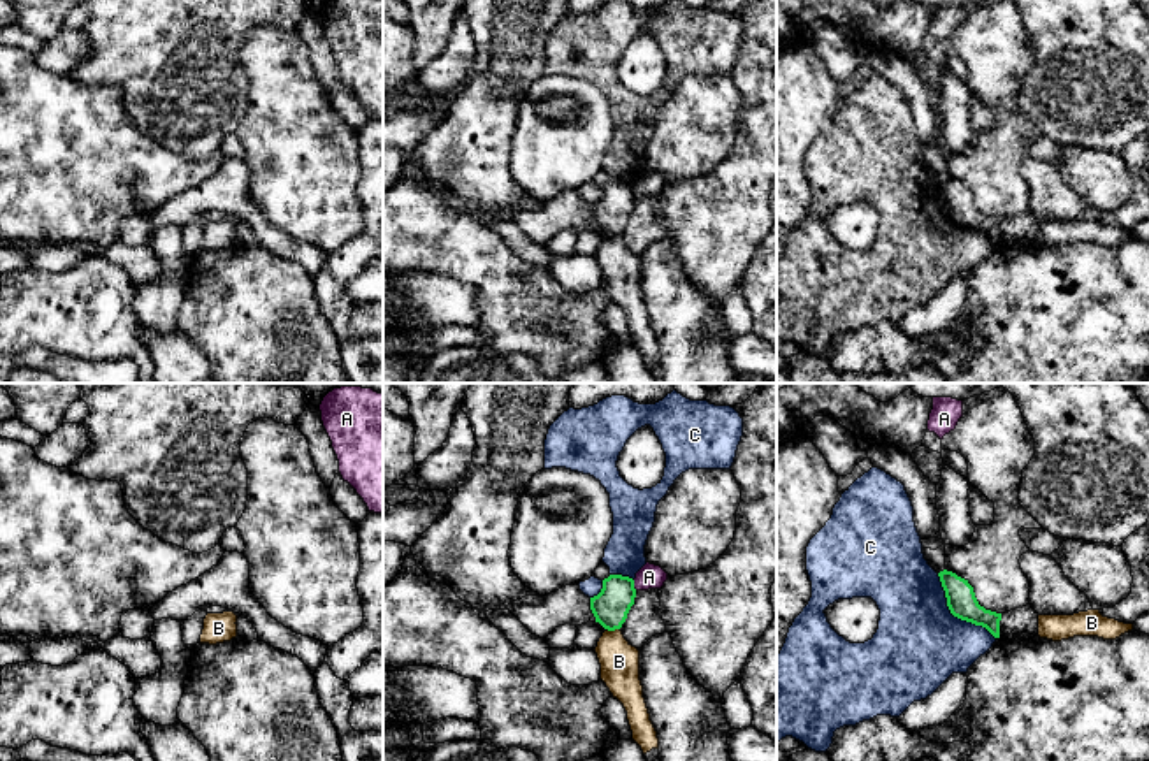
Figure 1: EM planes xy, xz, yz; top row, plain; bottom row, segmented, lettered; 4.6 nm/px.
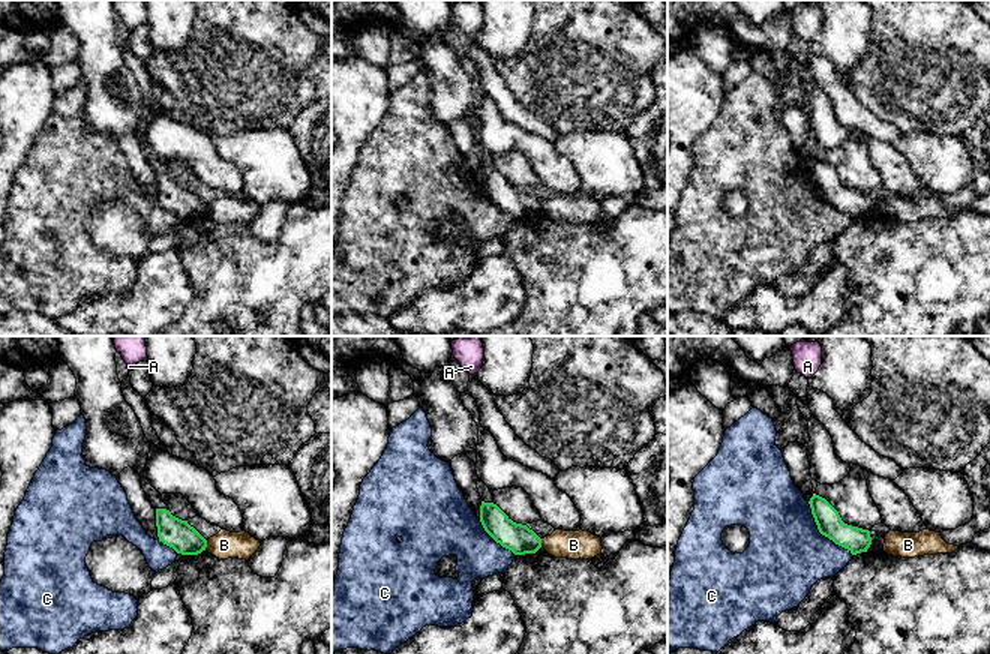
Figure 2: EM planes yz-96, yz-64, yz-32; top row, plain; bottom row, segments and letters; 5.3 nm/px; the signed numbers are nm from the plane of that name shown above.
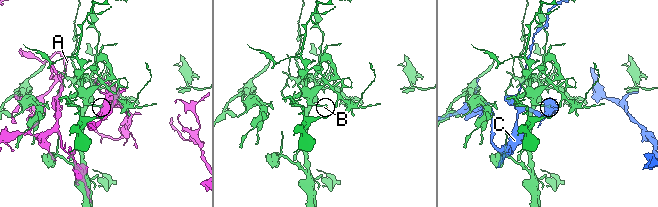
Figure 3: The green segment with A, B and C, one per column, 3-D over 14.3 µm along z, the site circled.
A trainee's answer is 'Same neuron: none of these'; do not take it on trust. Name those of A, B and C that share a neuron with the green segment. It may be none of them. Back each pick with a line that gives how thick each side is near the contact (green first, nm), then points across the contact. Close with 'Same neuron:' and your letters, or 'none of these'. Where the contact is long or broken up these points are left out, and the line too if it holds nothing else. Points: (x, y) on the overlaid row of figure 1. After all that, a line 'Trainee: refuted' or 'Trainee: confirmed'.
Same neuron: none of these
Trainee: confirmed

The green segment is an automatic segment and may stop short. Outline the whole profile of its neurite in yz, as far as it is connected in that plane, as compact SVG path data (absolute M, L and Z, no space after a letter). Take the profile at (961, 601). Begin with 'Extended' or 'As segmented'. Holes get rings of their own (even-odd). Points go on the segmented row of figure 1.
As segmented. M947 569L940 571L938 576L950 613L961 620L986 627L994 638L1000 638L1001 613L980 606L968 580Z

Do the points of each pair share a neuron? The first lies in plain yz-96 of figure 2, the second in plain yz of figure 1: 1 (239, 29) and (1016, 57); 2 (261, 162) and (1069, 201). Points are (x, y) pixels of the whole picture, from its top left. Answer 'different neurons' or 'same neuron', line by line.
1: different neurons
2: different neurons

